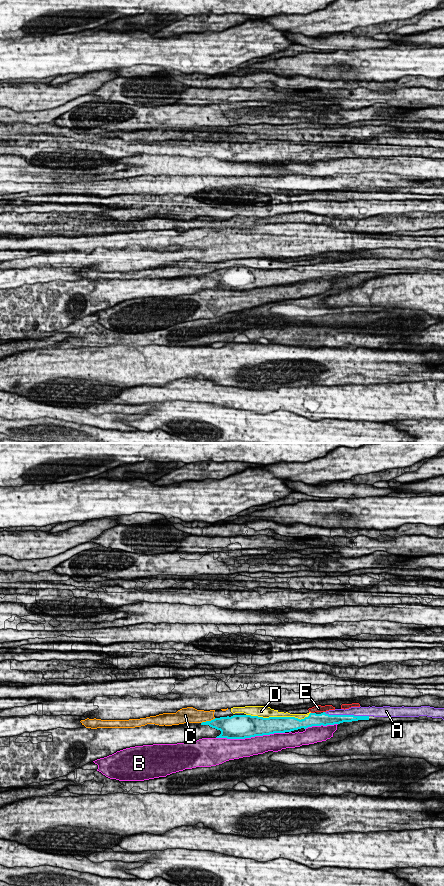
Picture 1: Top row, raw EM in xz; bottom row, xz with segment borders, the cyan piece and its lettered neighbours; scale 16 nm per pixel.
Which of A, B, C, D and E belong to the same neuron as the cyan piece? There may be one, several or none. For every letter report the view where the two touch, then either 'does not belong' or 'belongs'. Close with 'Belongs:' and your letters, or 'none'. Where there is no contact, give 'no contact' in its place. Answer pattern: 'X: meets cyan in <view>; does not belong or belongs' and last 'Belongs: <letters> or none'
A: meets cyan in xz; belongs
B: meets cyan in xz; does not belong
C: meets cyan in xz; does not belong
D: meets cyan in xz; does not belong
E: meets cyan in xz; does not belong
Belongs: A

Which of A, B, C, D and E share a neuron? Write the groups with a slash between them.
A / B / C D E

